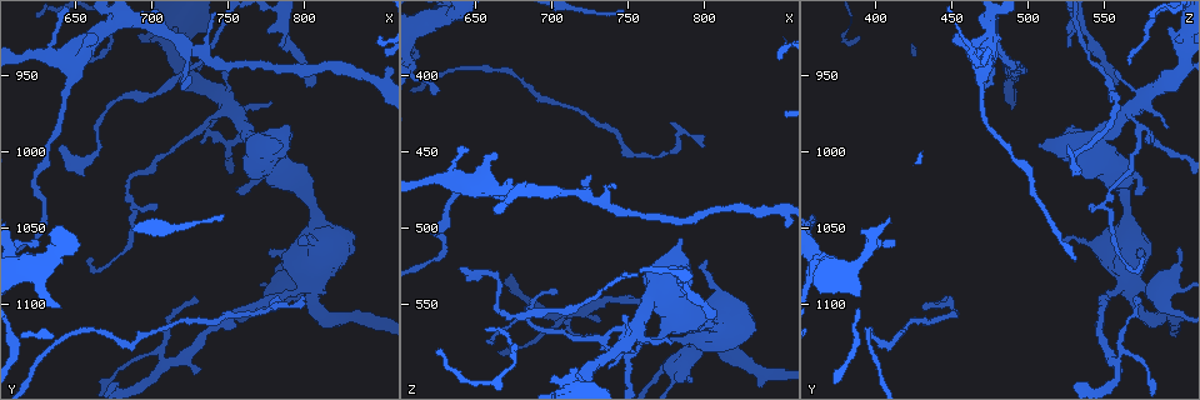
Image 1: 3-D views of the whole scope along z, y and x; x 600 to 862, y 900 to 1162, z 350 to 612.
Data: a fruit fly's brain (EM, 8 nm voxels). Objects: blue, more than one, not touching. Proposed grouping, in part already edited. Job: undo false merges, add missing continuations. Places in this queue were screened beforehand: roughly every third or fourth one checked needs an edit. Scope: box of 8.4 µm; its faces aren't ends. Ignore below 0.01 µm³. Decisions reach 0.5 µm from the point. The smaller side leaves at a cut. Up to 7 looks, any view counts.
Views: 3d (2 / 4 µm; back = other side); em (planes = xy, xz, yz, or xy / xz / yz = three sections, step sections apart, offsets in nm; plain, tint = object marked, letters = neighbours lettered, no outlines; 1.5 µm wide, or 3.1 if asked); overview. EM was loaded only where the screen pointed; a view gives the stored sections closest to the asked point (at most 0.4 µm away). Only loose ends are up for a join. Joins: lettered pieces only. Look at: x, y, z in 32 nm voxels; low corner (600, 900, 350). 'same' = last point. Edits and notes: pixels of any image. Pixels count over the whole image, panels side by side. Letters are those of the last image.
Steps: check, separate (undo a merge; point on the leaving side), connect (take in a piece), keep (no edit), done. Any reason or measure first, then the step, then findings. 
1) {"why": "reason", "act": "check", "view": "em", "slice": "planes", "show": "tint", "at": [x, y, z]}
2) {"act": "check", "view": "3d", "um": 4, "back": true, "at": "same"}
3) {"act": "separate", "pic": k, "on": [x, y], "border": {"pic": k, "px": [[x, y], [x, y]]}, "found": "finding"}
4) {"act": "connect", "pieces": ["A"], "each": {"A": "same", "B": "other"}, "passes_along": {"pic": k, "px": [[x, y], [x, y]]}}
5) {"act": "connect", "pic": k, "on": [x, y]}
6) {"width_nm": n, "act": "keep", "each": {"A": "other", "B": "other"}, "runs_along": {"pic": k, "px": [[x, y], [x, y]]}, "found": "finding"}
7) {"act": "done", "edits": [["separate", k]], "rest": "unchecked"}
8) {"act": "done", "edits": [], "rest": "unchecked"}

{"act": "check", "view": "em", "slice": "xz", "step": 4, "show": "plain", "at": [730, 1144, 562]}

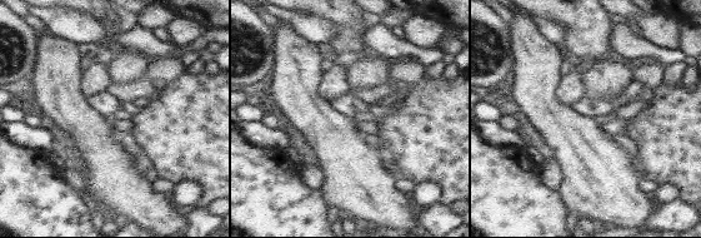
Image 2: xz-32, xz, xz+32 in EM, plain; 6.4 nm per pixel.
{"act": "check", "view": "em", "slice": "xz", "step": 4, "show": "letters", "at": "same"}

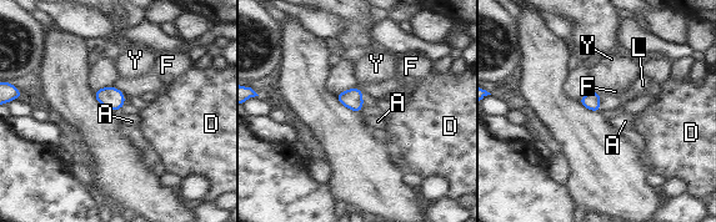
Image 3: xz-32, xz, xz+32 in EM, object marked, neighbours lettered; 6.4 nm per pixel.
{"width_nm": 110, "act": "connect", "pieces": ["L"], "each": {"A": "other", "D": "other", "F": "other", "L": "same", "Y": "other"}, "found": "it goes on there"}

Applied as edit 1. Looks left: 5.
{"why": "branch stops here", "act": "check", "view": "3d", "um": 4, "at": [792, 1064, 598]}

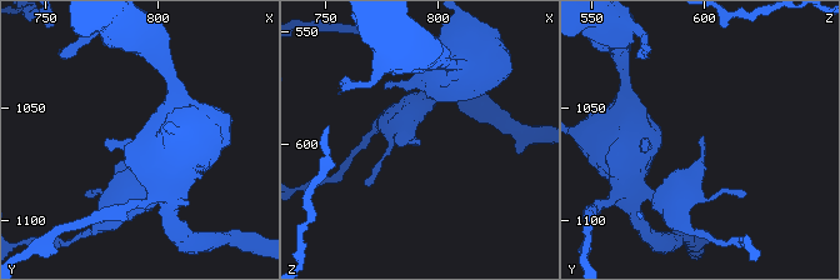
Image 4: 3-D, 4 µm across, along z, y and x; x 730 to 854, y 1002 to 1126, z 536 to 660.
{"why": "now the EM", "act": "check", "view": "em", "slice": "xy", "step": 8, "show": "letters", "at": [792, 1063, 598]}

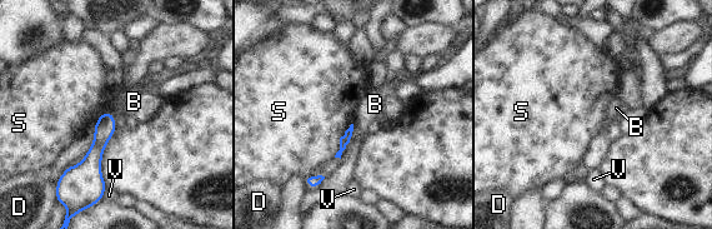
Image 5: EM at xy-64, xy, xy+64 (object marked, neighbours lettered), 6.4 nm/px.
{"act": "check", "view": "em", "slice": "planes", "show": "letters", "at": "same"}

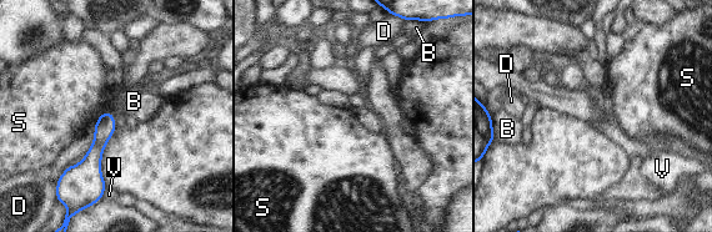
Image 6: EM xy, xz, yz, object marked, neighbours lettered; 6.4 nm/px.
{"act": "keep", "each": {"B": "other", "D": "other", "S": "other", "V": "other"}, "border": {"pic": 6, "px": [[109, 110], [116, 127]]}, "found": "no lettered piece goes on from it"}

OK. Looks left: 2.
{"act": "done", "edits": [["connect", 3]], "rest": "unchecked"}

